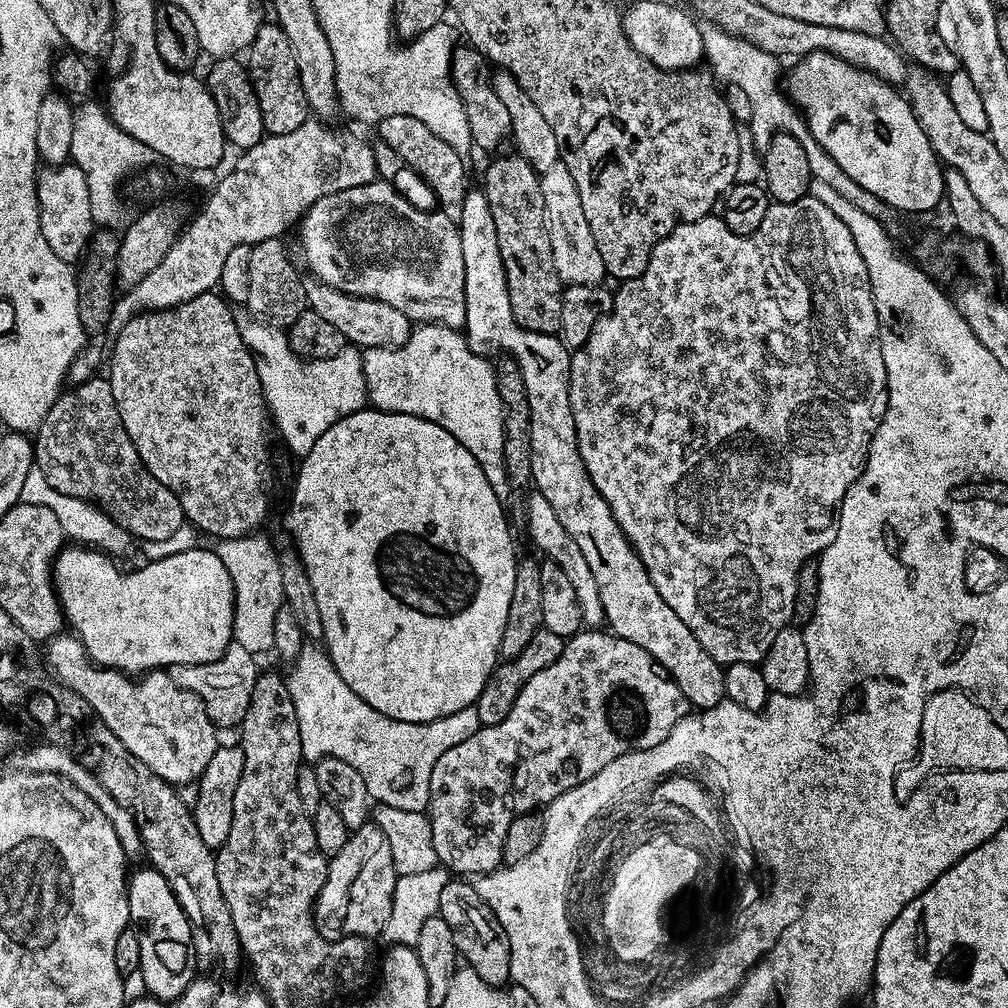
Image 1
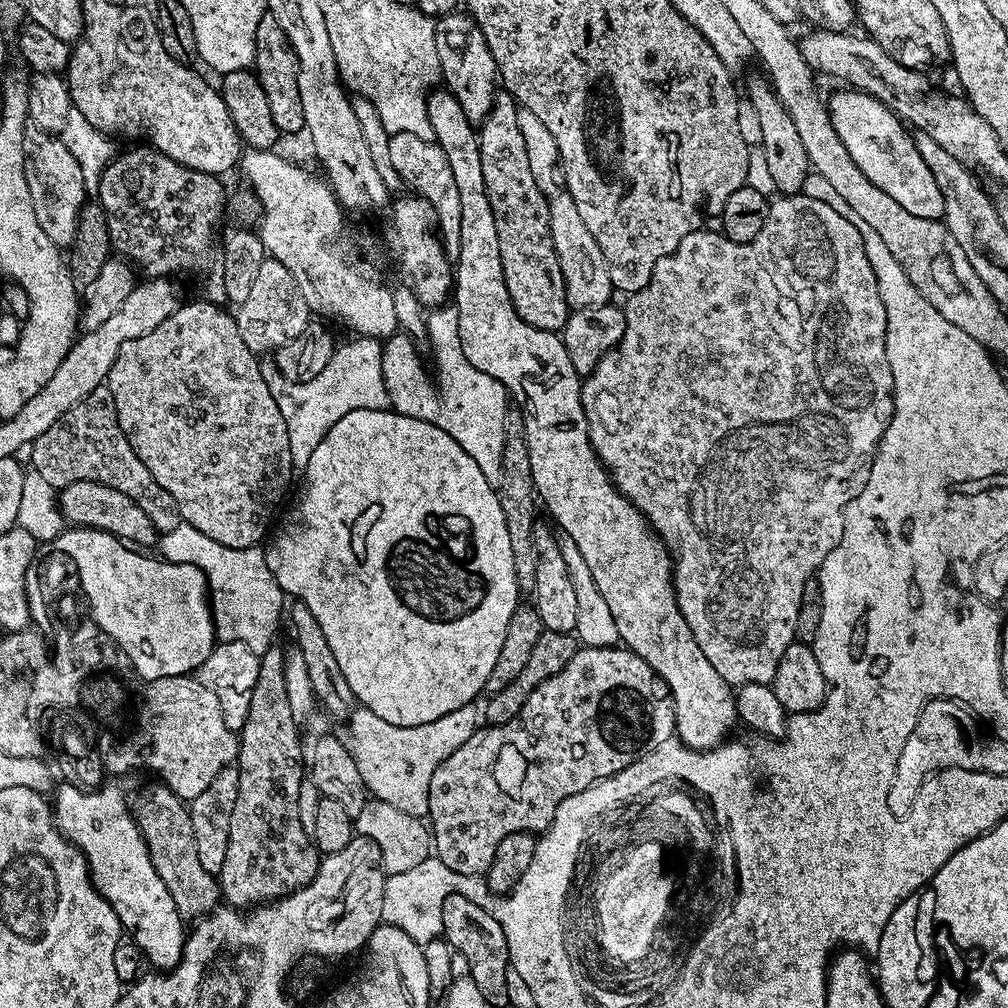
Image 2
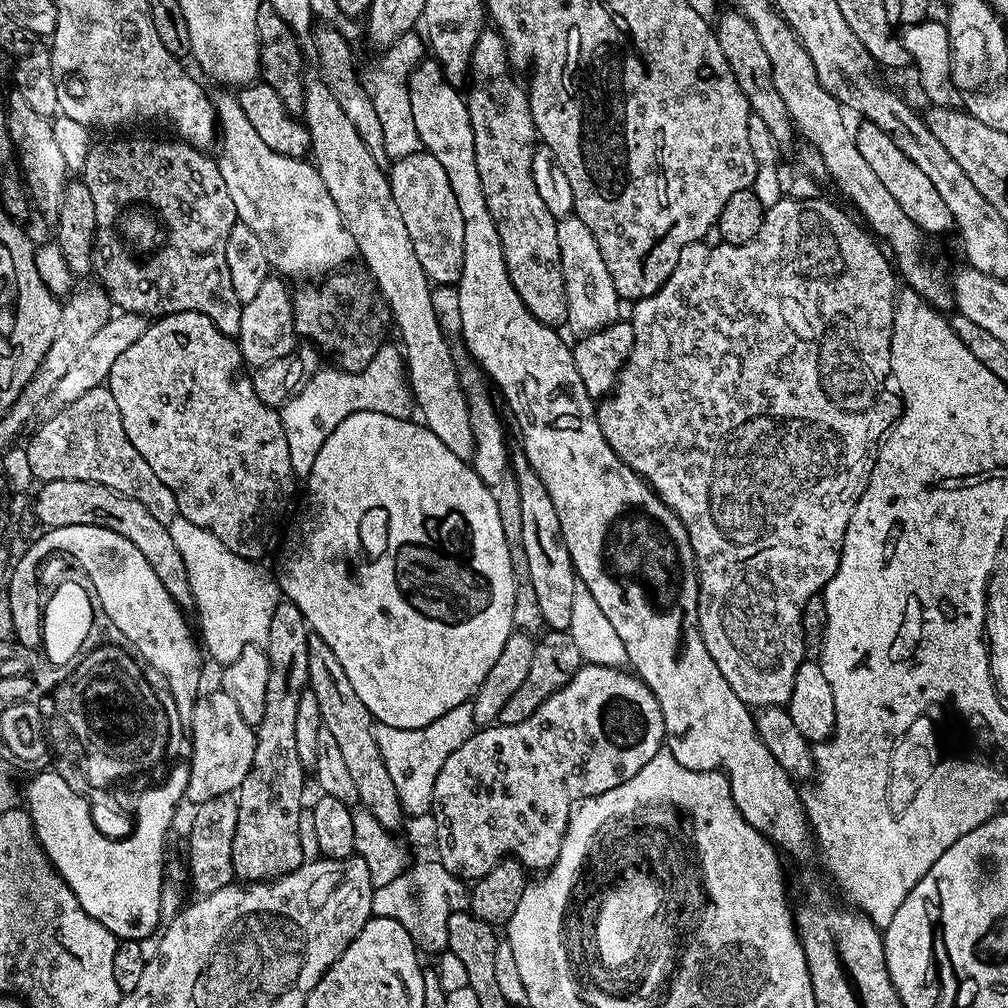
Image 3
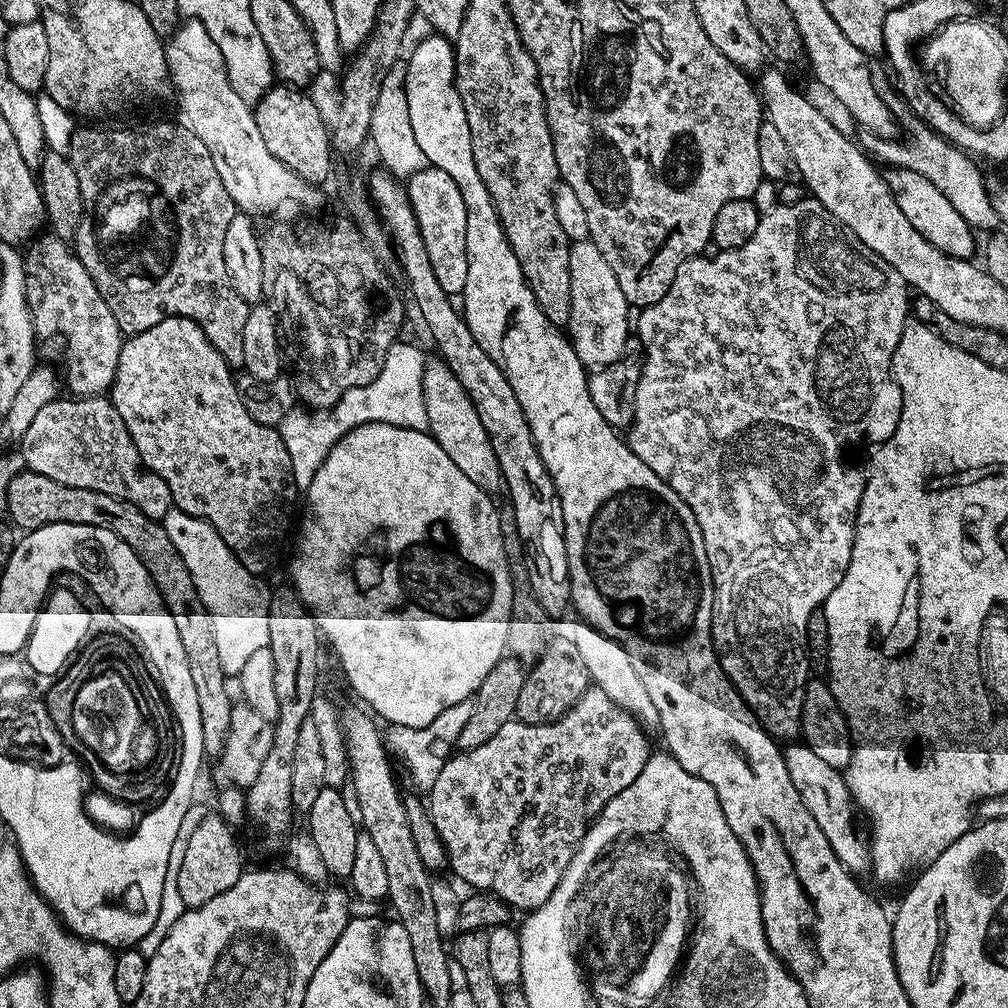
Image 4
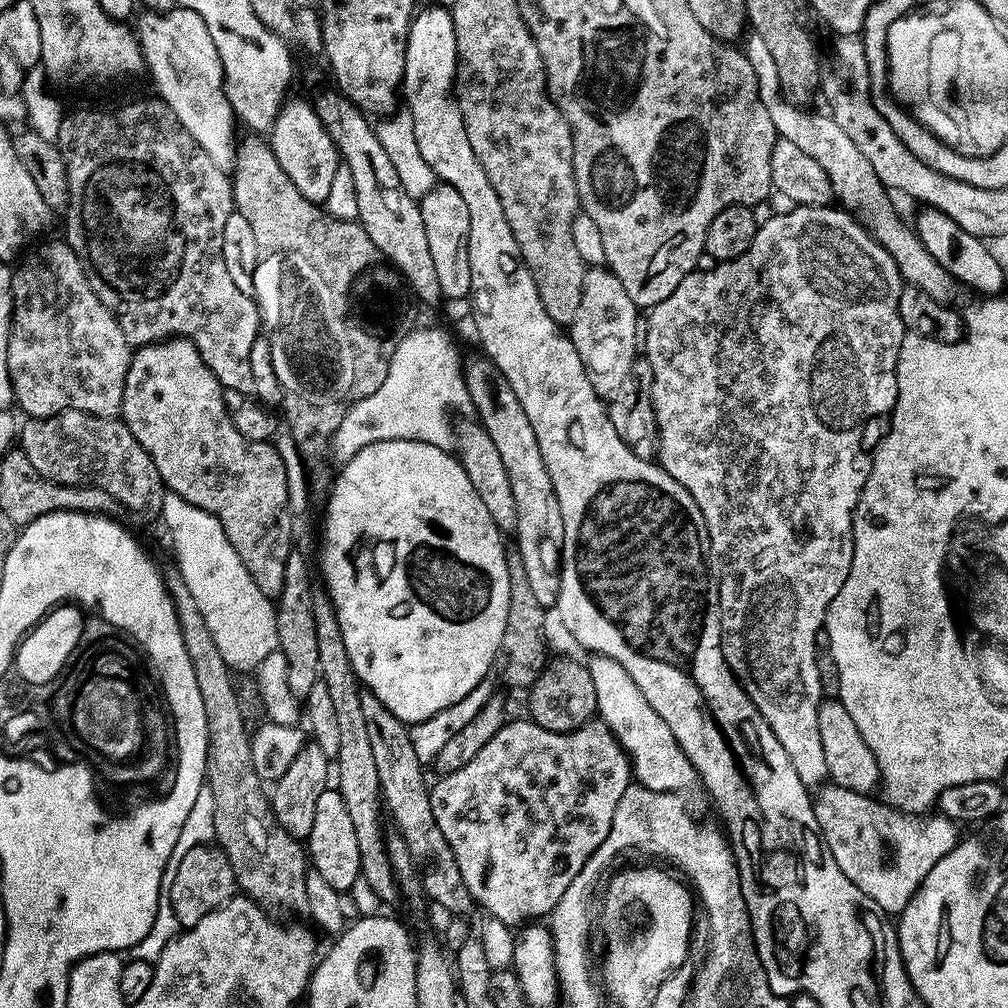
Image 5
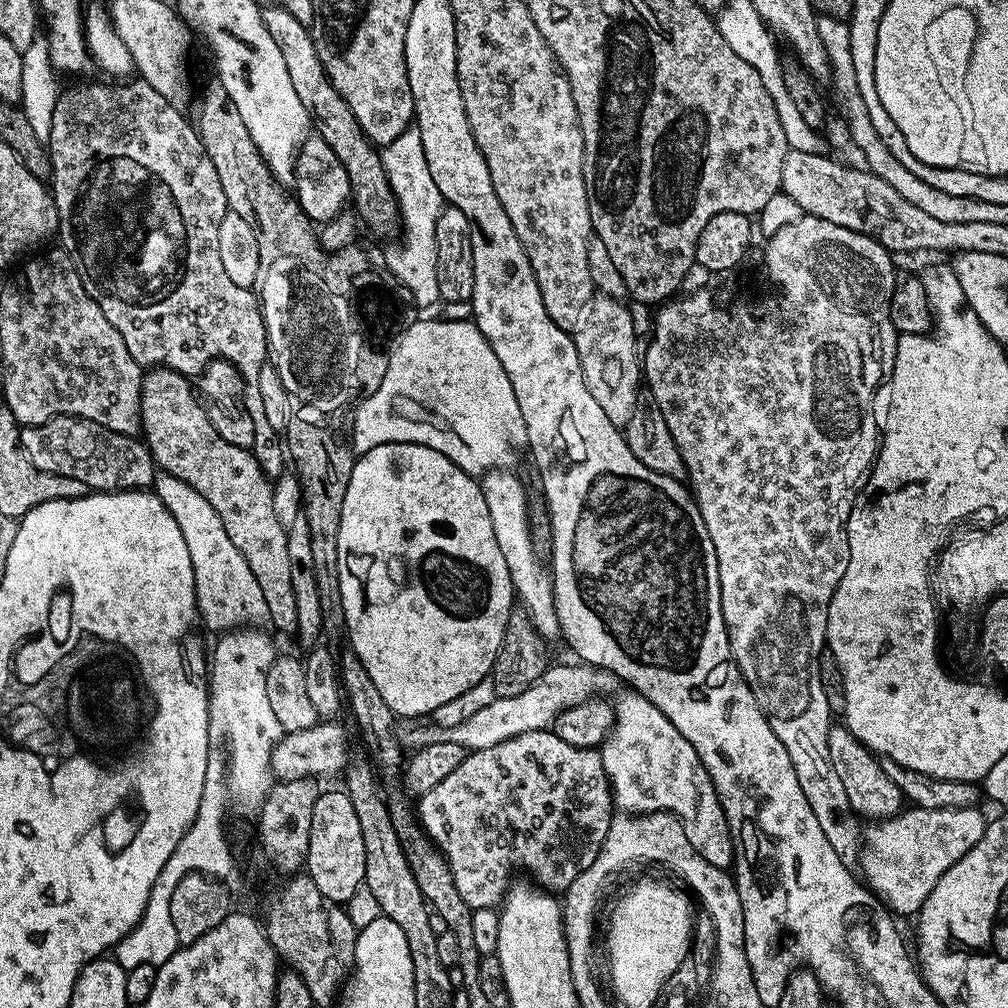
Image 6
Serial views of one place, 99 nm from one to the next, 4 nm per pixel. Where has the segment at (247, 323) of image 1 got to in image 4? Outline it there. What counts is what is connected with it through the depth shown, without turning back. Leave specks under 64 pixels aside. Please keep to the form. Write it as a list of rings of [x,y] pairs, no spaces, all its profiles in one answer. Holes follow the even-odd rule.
[[[398,342],[390,346],[386,362],[374,382],[358,386],[354,390],[346,390],[346,394],[342,394],[342,398],[333,408],[305,410],[297,406],[282,418],[278,431],[282,442],[286,442],[287,452],[290,453],[290,466],[297,489],[308,489],[310,482],[314,482],[314,474],[318,474],[318,466],[326,462],[330,450],[341,438],[350,434],[350,430],[358,426],[370,422],[384,422],[390,426],[402,426],[419,432],[428,431],[426,398],[422,394],[426,355],[424,356],[422,349],[404,343]]]

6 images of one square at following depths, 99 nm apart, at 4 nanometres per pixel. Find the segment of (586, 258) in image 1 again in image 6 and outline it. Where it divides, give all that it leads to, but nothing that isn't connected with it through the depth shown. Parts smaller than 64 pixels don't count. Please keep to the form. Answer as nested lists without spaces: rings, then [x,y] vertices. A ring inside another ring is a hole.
[[[594,294],[582,309],[576,331],[571,333],[578,350],[582,374],[586,378],[586,390],[590,390],[594,402],[602,406],[606,418],[610,418],[610,422],[614,422],[614,426],[621,430],[627,426],[630,414],[636,408],[636,394],[642,388],[642,352],[639,347],[636,349],[636,324],[632,321],[632,312],[626,305],[627,303],[609,296]]]

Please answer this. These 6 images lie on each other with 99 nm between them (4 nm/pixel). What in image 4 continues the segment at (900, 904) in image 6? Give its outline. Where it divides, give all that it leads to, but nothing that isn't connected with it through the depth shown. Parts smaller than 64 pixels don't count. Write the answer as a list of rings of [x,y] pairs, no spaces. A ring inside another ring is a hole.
[[[788,742],[782,748],[786,770],[790,774],[790,782],[794,782],[794,790],[798,790],[798,798],[802,798],[806,810],[814,814],[814,822],[818,822],[822,834],[826,834],[826,842],[834,850],[844,867],[853,874],[867,873],[870,868],[870,844],[860,837],[856,829],[857,809],[852,803],[852,795],[844,781],[841,769],[829,766],[814,750],[807,748],[803,742]]]

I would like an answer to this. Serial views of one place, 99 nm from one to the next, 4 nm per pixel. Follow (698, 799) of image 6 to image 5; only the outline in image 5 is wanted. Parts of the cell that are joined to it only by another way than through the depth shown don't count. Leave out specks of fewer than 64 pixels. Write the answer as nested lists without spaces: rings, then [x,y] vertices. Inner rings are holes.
[[[593,655],[587,661],[590,678],[594,678],[596,711],[599,719],[614,734],[632,766],[635,783],[655,792],[674,792],[685,794],[692,787],[697,787],[698,777],[690,758],[682,750],[678,738],[670,734],[670,726],[658,718],[654,706],[646,702],[646,694],[634,686],[634,678],[614,662],[614,658]]]

